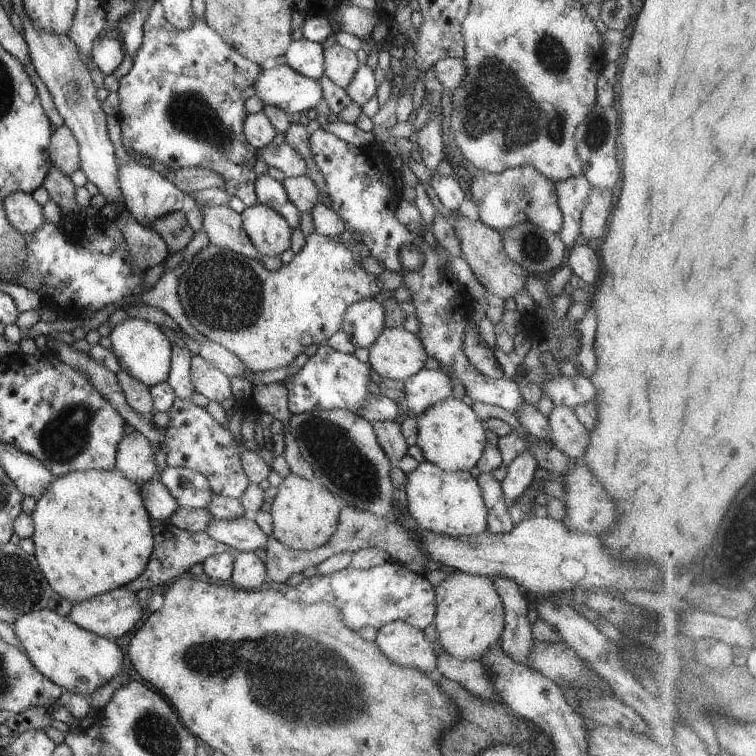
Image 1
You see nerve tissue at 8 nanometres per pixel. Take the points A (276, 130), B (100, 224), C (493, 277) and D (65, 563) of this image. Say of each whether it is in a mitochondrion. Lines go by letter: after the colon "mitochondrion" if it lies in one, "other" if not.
A: other
B: other
C: other
D: other

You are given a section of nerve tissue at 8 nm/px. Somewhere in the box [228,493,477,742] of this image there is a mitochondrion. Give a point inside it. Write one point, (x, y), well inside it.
(297, 661)

